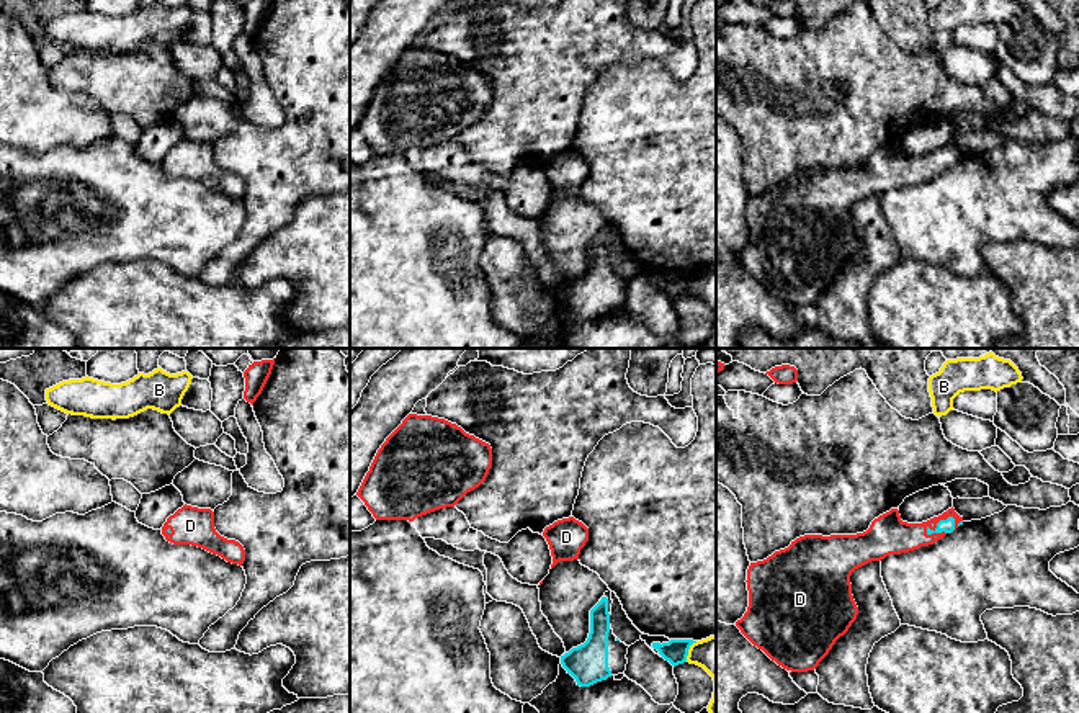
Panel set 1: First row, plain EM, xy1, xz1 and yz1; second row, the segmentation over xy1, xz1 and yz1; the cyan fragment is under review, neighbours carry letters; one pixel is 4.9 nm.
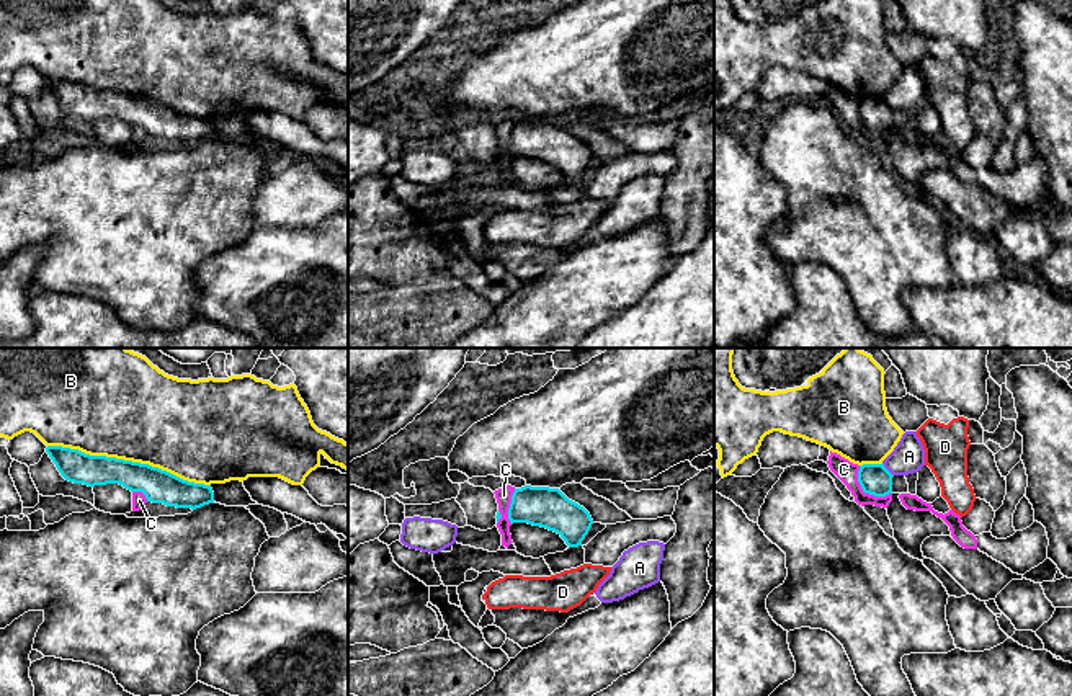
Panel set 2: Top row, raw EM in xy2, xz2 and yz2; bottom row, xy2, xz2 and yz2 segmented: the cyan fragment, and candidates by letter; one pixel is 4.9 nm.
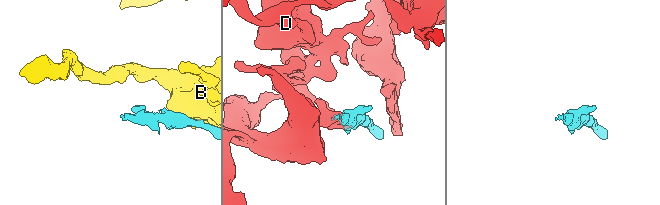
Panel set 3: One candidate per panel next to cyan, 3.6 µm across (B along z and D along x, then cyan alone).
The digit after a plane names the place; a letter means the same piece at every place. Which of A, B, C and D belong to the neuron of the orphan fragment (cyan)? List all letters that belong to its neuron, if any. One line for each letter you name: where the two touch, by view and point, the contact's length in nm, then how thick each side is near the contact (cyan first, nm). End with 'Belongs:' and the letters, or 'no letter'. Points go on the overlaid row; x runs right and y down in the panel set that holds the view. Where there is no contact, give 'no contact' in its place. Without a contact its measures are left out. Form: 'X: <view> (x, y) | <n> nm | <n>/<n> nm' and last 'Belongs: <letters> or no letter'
D: yz1 (942, 520) | 200 nm | 70/170 nm
Belongs: D

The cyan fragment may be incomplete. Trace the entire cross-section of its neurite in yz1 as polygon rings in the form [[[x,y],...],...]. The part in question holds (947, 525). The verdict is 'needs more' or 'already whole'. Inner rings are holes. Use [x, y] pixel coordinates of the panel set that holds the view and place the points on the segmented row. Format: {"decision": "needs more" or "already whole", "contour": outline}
{"decision": "needs more", "contour": [[[953,507],[922,523],[902,522],[899,510],[891,509],[875,518],[863,533],[799,536],[767,559],[750,563],[745,581],[749,607],[736,626],[783,669],[791,672],[814,670],[857,620],[858,607],[852,595],[852,572],[889,554],[933,545],[960,525],[963,525],[963,517]]]}

